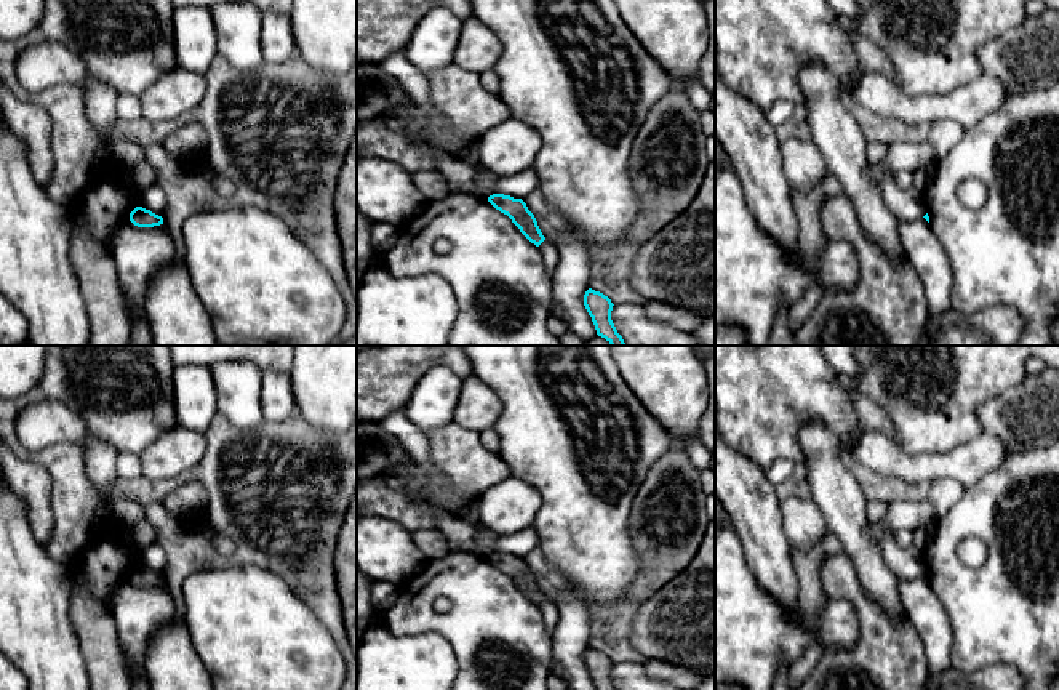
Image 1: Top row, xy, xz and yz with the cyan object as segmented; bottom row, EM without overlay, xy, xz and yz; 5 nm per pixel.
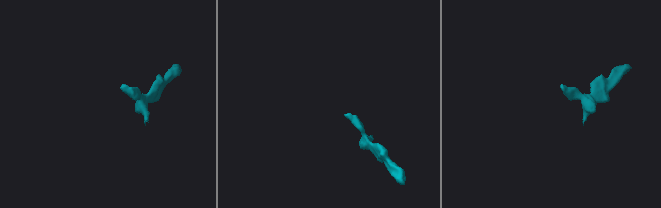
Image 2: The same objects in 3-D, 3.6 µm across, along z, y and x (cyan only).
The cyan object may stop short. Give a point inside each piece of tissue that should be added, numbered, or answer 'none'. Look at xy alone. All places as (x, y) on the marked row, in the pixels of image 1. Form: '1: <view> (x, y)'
none

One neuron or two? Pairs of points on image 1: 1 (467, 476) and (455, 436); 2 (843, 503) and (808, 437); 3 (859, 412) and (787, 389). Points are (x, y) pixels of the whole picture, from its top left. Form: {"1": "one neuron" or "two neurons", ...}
{"1": "one neuron", "2": "one neuron", "3": "one neuron"}

